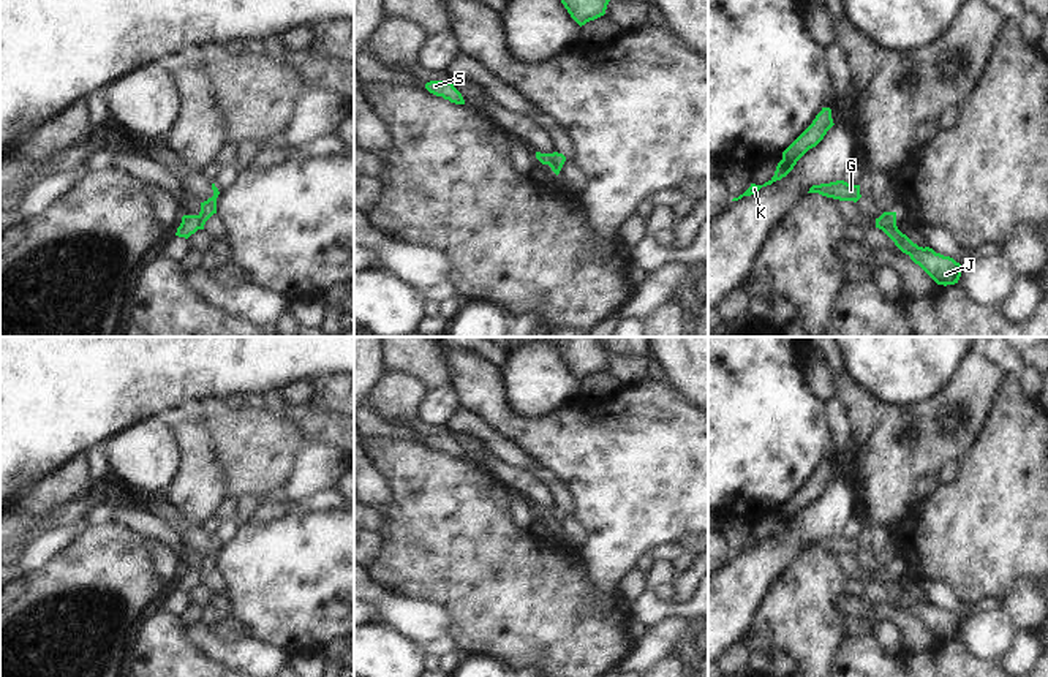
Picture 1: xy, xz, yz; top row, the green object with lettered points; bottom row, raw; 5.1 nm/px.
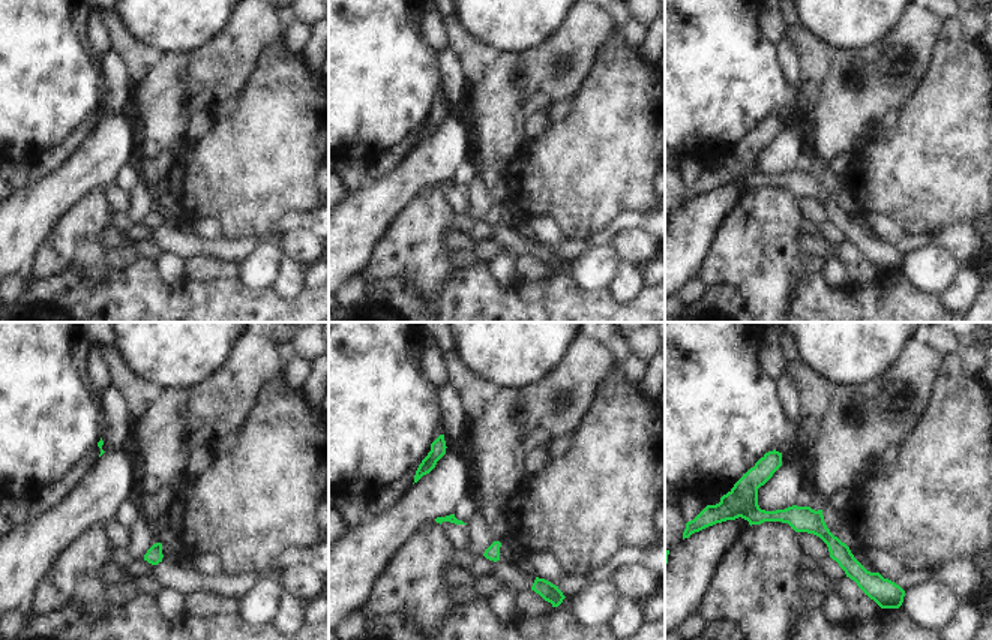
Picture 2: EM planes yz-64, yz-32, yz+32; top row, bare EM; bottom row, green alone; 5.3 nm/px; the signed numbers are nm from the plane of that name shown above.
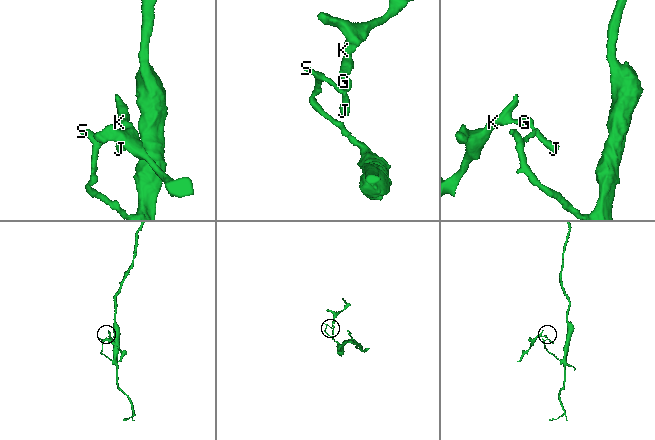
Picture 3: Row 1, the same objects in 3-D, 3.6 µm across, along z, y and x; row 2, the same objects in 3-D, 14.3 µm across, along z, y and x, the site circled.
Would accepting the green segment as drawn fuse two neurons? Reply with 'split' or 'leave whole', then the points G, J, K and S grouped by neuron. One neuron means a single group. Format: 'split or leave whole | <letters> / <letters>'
split | G J K / S

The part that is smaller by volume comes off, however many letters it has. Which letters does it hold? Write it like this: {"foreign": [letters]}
{"foreign": ["G", "J", "K"]}

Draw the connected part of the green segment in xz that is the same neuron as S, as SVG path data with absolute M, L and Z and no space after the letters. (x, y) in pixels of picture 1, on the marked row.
M430 81L425 84L425 89L436 96L449 100L450 103L465 104L462 93L449 81Z

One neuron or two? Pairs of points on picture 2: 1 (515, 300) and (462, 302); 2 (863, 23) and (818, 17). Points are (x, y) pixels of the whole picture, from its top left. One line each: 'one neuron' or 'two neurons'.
1: one neuron
2: one neuron

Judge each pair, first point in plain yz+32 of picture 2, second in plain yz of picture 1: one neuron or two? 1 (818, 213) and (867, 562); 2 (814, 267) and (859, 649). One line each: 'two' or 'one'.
1: two
2: two

